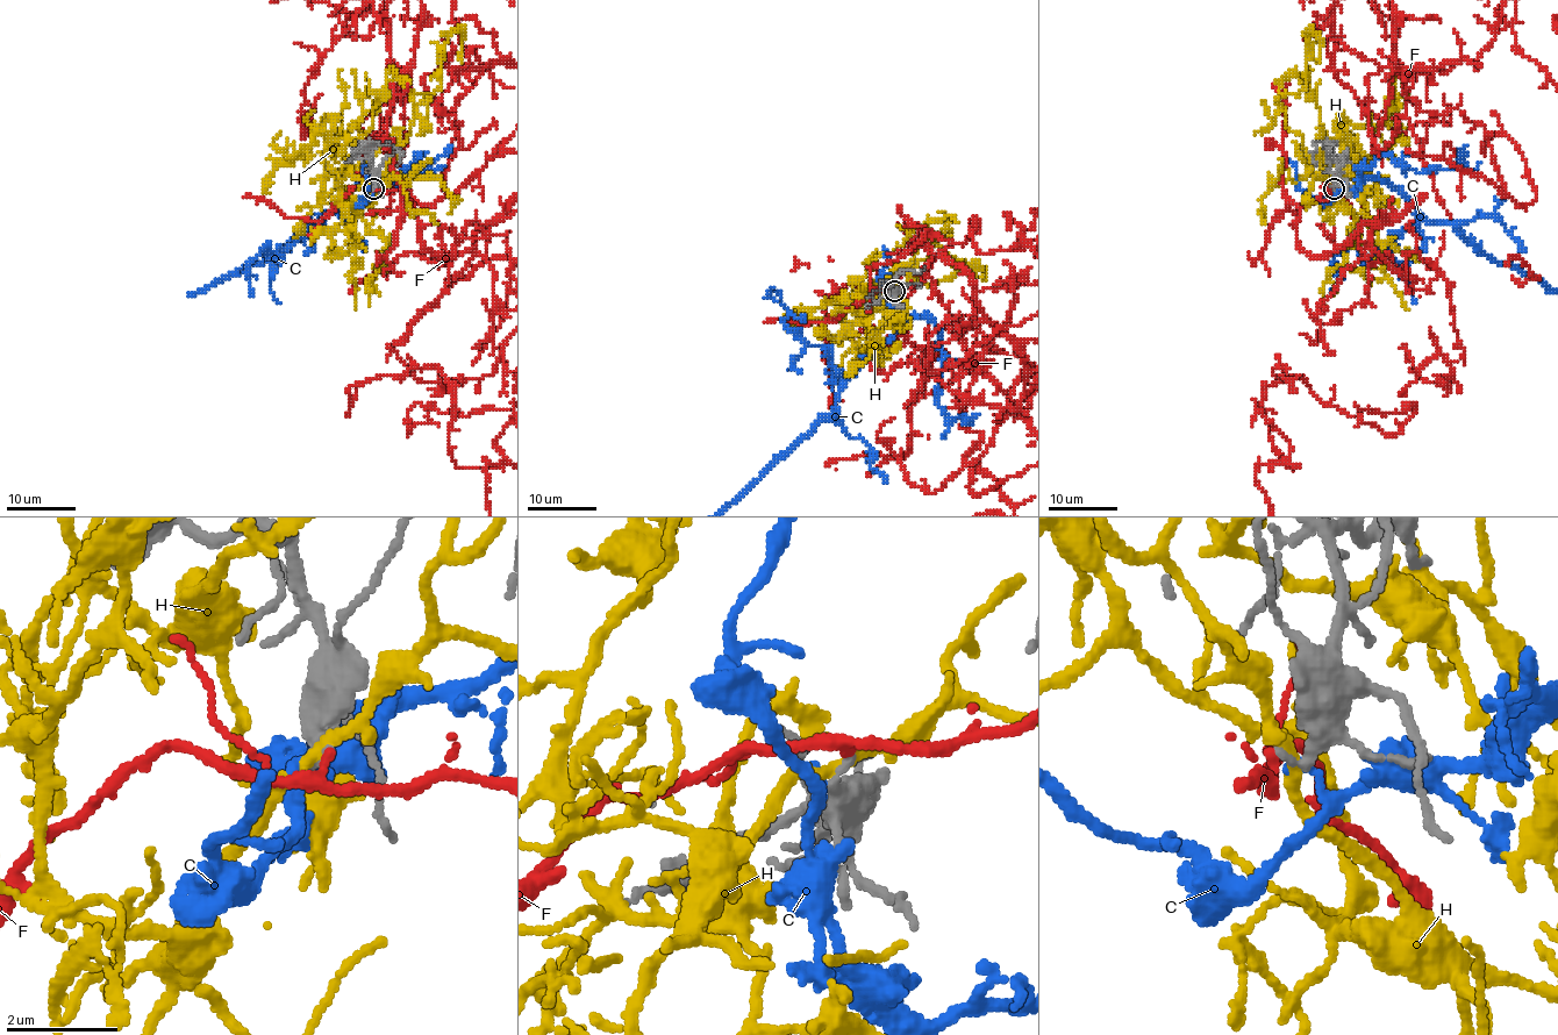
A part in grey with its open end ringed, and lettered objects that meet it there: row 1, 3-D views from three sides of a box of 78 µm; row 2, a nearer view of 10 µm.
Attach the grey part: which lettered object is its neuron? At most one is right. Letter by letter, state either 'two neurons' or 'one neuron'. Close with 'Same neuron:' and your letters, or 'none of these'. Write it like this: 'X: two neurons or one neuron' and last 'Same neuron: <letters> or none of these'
C: two neurons
F: two neurons
H: two neurons
Same neuron: none of these

